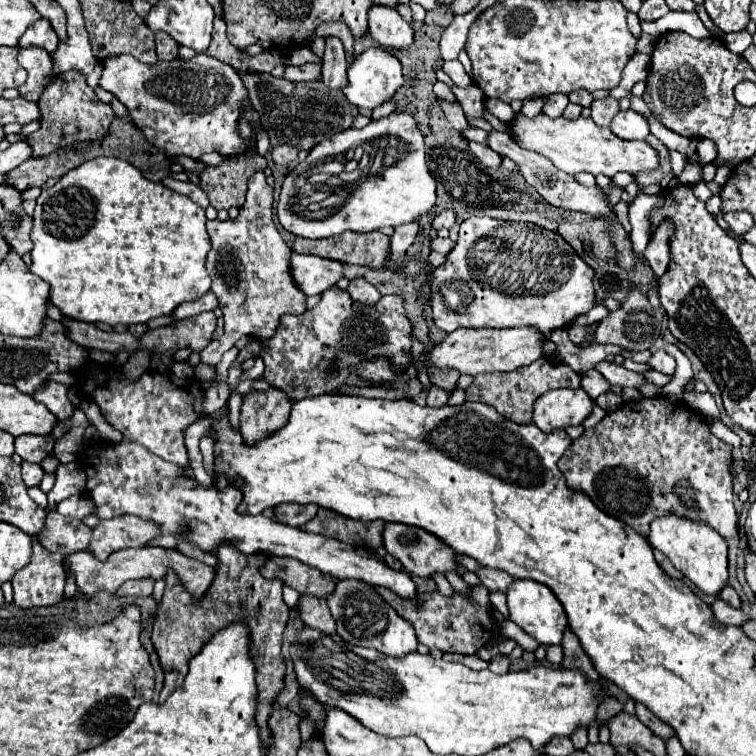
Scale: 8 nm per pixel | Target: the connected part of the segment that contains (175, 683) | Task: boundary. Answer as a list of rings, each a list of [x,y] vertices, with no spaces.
[[[221,543],[215,551],[217,565],[215,565],[215,579],[207,593],[201,599],[193,599],[193,595],[179,583],[179,577],[169,571],[165,575],[165,595],[161,599],[155,623],[153,623],[153,643],[159,653],[161,667],[165,671],[165,685],[161,691],[161,701],[171,695],[187,675],[187,663],[191,657],[199,653],[199,649],[223,627],[231,621],[243,619],[243,605],[247,613],[247,623],[251,627],[251,655],[257,667],[257,687],[259,687],[259,711],[257,711],[257,725],[261,727],[263,745],[269,747],[269,727],[267,719],[273,711],[273,701],[277,699],[279,691],[283,689],[283,675],[285,675],[285,661],[281,655],[283,645],[283,631],[289,621],[289,607],[281,597],[283,581],[281,579],[263,579],[261,567],[267,553],[243,555],[235,551],[235,545]]]

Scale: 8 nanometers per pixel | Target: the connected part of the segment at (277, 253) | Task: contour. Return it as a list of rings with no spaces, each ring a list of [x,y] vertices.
[[[257,171],[247,189],[247,201],[237,219],[207,221],[211,237],[211,251],[207,255],[207,273],[213,279],[211,291],[219,299],[219,309],[225,319],[225,333],[219,341],[211,341],[199,355],[201,363],[217,365],[225,351],[229,351],[243,335],[255,339],[271,339],[285,313],[303,315],[307,311],[307,295],[291,279],[291,249],[281,239],[273,223],[273,187],[267,185],[265,173]]]

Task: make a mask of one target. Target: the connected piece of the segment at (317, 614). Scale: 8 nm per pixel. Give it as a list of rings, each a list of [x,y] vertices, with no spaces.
[[[301,595],[297,607],[299,607],[299,615],[307,627],[317,629],[317,631],[327,633],[327,635],[335,633],[335,619],[331,617],[325,599]]]

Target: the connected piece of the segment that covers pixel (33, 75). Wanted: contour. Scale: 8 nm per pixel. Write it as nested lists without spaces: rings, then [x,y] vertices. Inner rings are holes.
[[[39,47],[19,49],[19,63],[29,73],[27,81],[19,87],[19,93],[27,101],[39,101],[47,83],[53,81],[53,61],[51,55]]]

